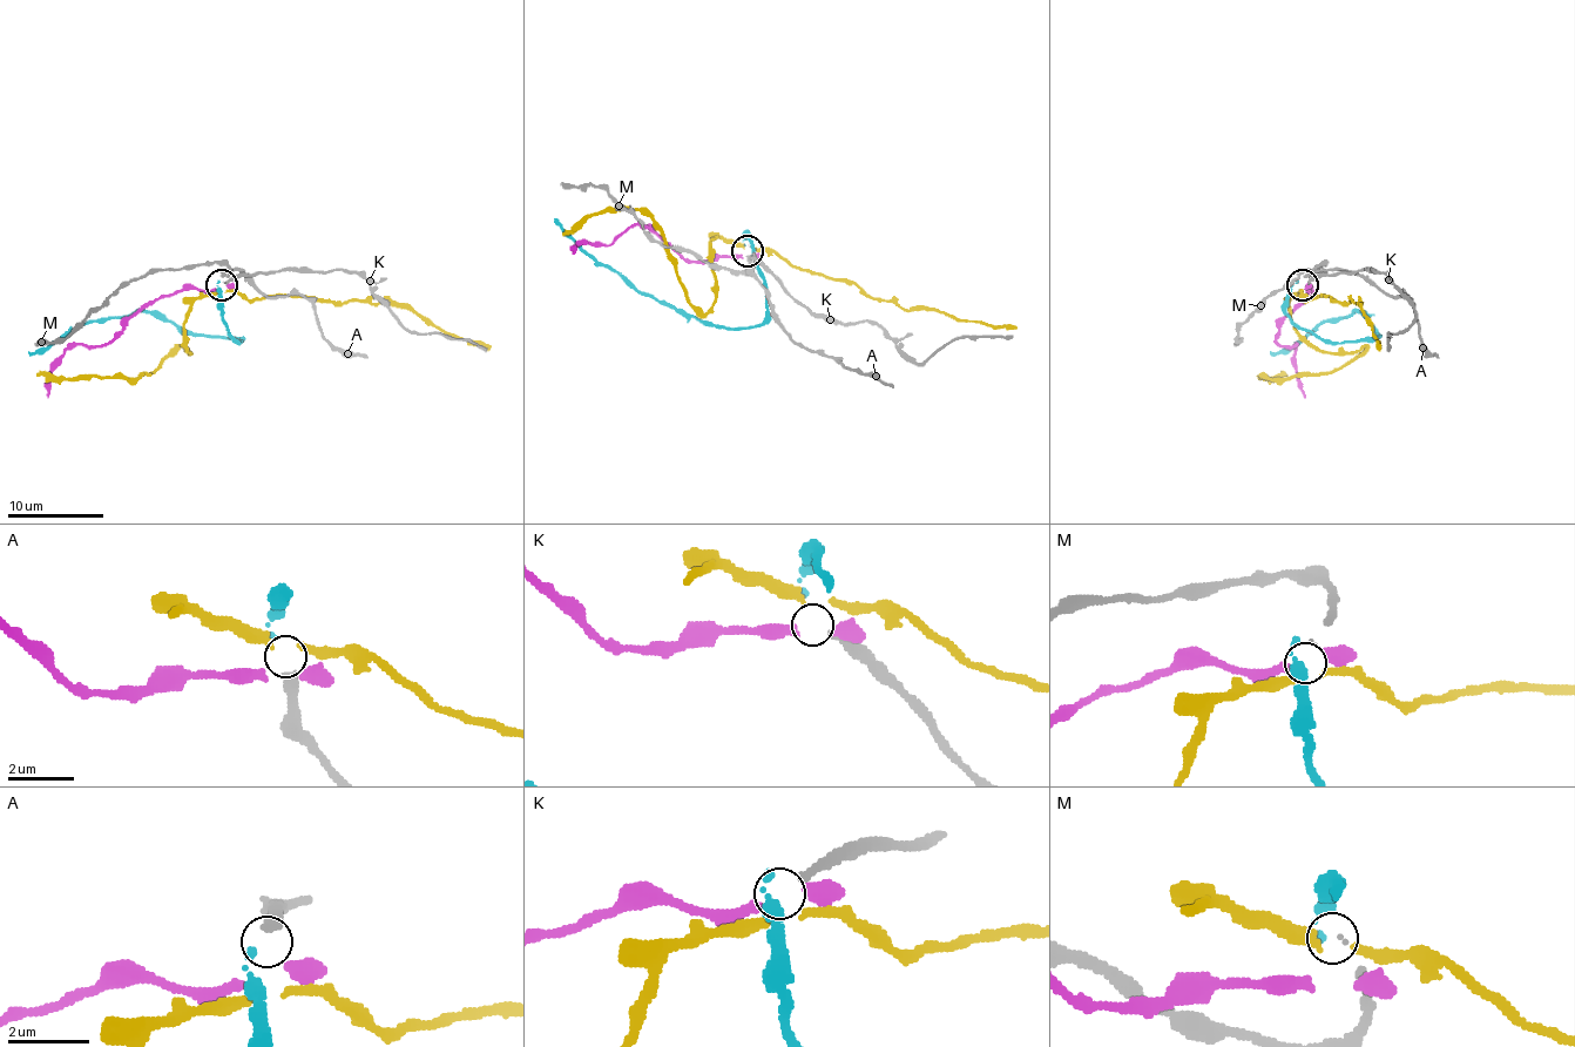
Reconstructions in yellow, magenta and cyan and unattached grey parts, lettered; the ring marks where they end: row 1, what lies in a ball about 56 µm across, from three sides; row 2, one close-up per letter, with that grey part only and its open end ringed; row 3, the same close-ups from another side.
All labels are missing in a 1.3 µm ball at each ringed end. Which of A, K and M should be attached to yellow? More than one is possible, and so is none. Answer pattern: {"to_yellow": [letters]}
{"to_yellow": []}

